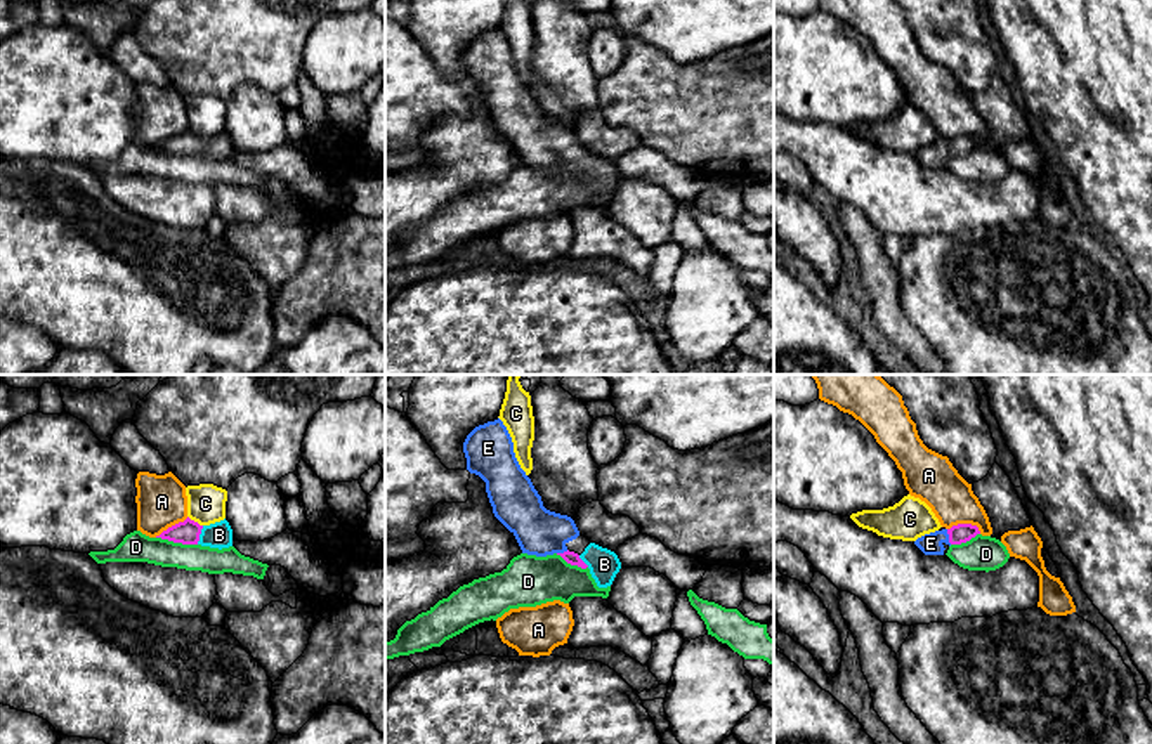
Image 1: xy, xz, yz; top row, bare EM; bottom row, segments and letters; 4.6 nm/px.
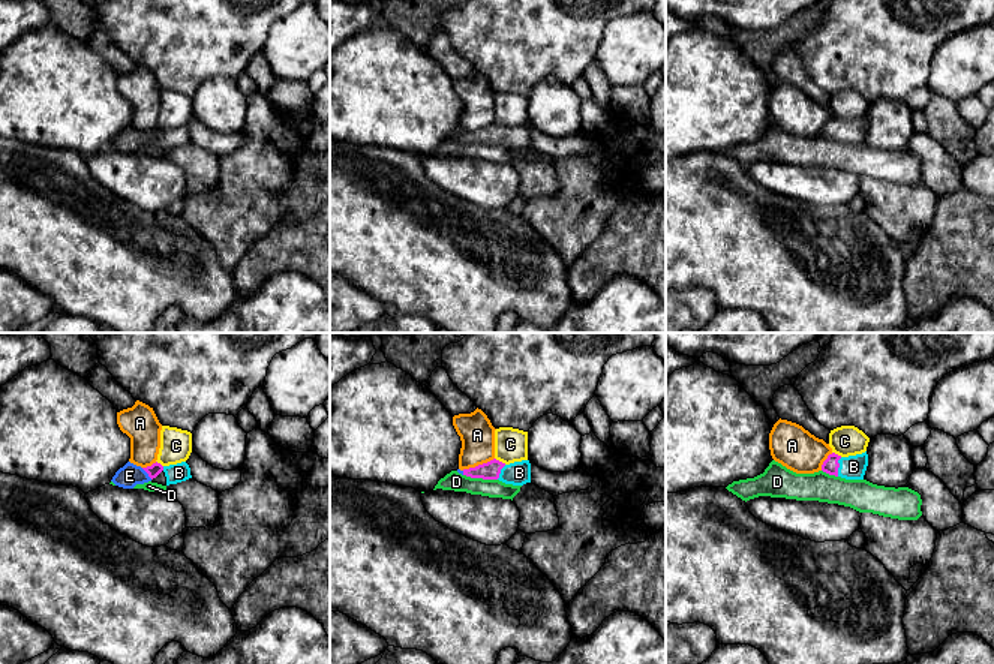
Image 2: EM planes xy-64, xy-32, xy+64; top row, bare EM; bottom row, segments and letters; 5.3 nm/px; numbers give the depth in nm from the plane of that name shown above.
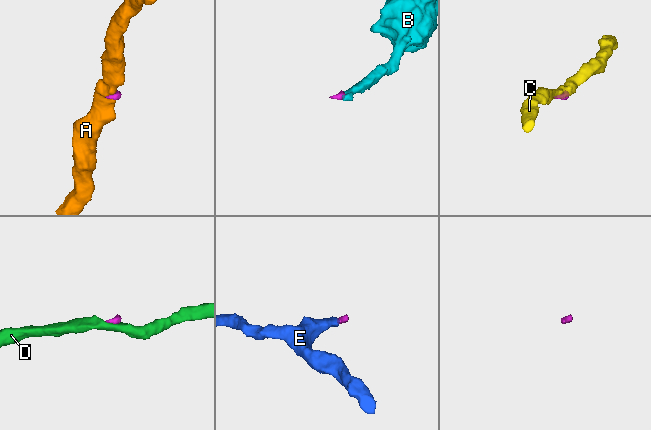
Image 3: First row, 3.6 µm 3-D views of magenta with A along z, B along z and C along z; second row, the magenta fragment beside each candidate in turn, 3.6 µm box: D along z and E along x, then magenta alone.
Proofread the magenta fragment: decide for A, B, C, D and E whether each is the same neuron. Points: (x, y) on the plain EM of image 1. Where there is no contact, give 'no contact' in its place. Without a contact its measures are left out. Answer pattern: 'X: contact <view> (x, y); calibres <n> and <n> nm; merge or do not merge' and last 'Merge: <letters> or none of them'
A: contact yz (965, 136); calibres 90 and 220 nm; do not merge
B: contact xy (200, 144); calibres 110 and 120 nm; merge
C: contact xy (193, 132); calibres 110 and 180 nm; do not merge
D: contact xy (177, 153); calibres 110 and 140 nm; do not merge
E: contact yz (949, 148); calibres 90 and 100 nm; merge
Merge: B, E

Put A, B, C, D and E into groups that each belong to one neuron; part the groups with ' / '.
A / B E / C / D

